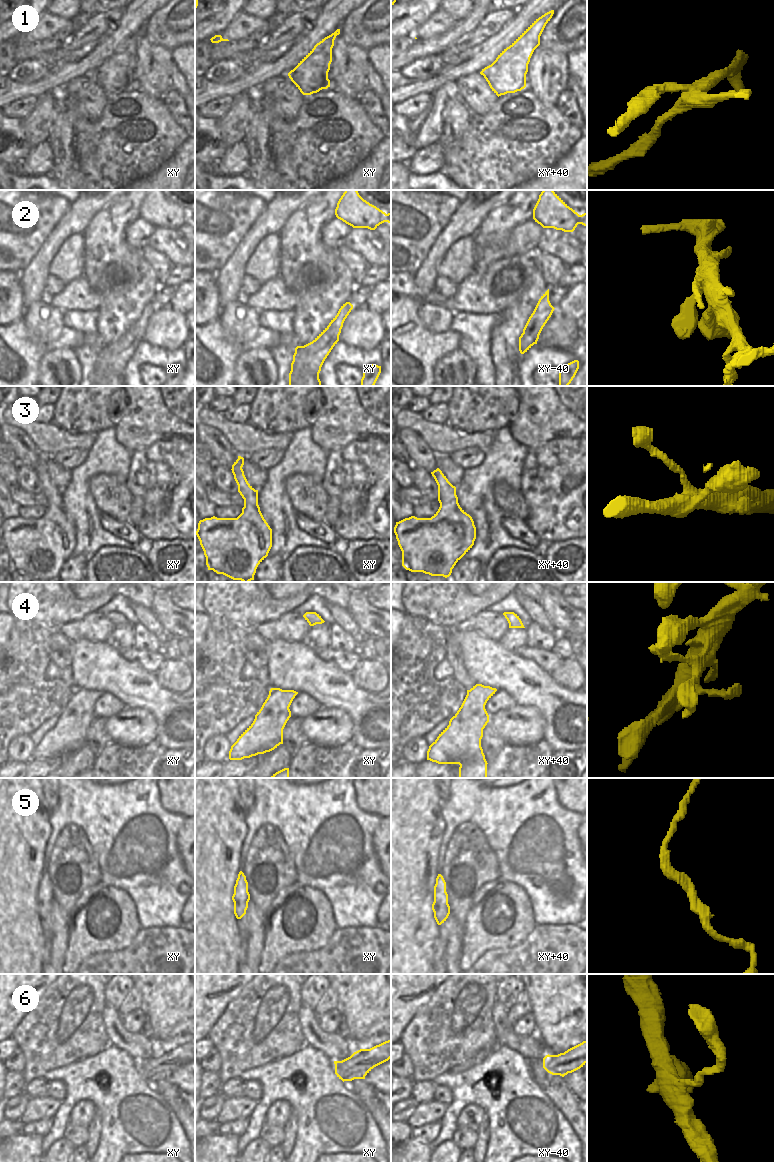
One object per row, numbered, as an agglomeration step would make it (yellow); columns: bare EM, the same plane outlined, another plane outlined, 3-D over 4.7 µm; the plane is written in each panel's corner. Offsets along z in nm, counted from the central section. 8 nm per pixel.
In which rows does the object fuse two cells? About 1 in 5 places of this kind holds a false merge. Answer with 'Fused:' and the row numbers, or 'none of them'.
Fused: 1

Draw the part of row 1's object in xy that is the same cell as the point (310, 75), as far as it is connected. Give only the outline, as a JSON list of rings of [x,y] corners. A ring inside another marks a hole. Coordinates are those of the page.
[[[337,29],[334,33],[322,39],[298,63],[294,72],[288,73],[289,78],[294,79],[293,83],[303,95],[311,95],[330,87],[326,82],[332,62],[334,40],[339,34],[340,29]]]

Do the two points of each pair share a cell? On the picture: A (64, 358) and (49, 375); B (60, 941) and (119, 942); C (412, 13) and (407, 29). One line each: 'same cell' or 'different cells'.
A: same cell
B: different cells
C: same cell

